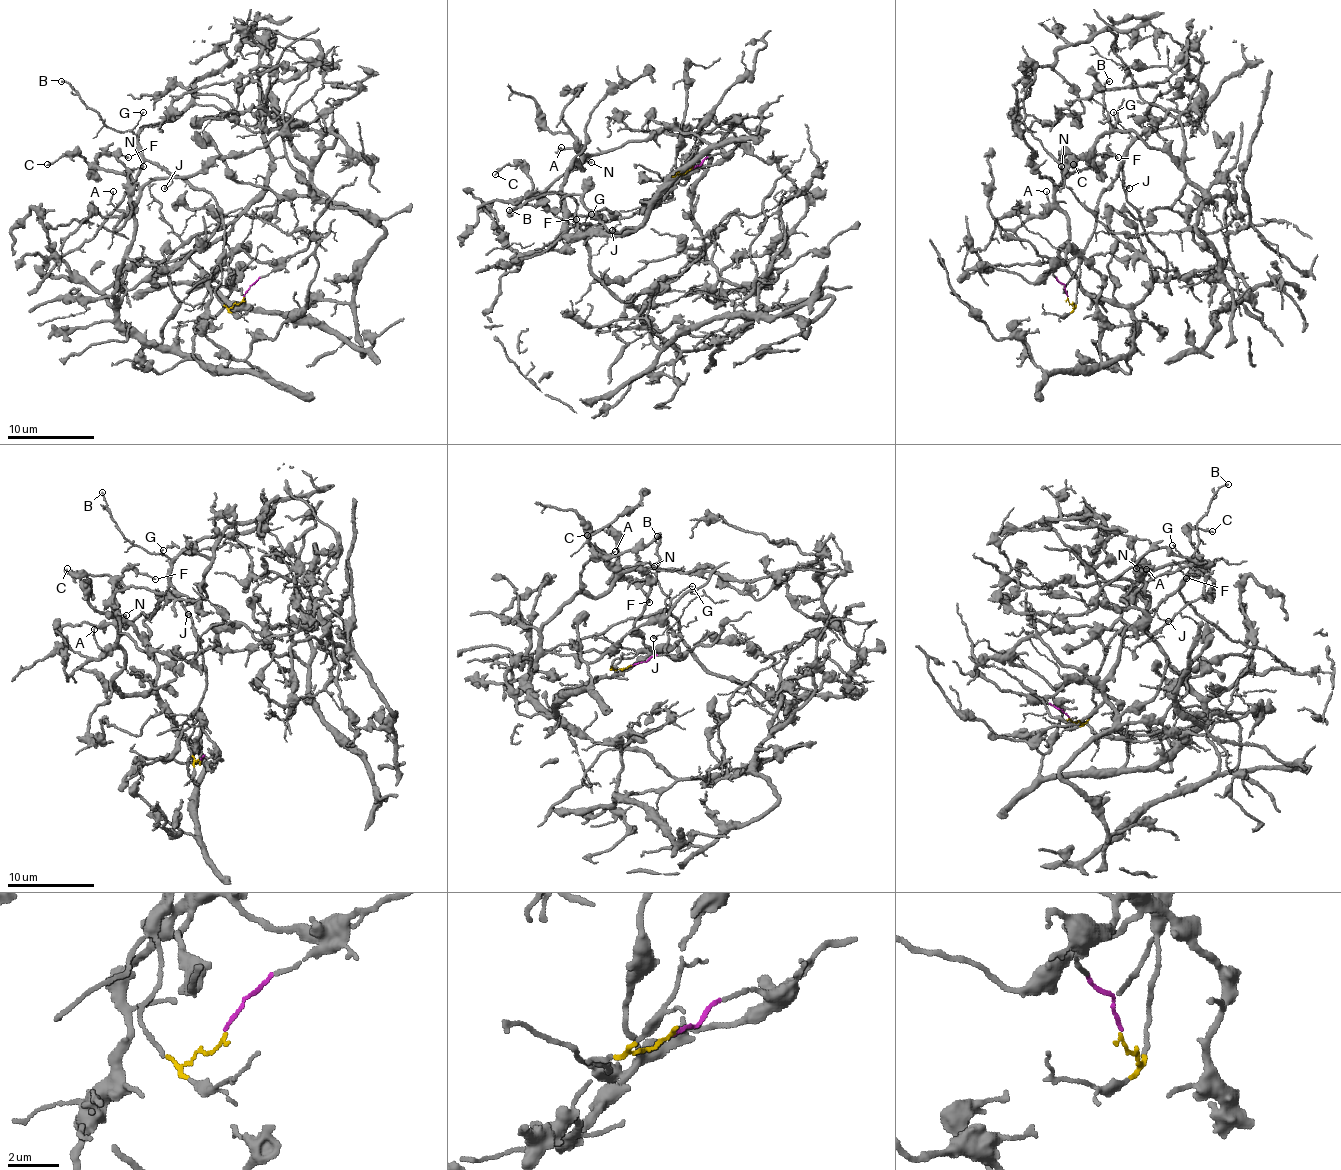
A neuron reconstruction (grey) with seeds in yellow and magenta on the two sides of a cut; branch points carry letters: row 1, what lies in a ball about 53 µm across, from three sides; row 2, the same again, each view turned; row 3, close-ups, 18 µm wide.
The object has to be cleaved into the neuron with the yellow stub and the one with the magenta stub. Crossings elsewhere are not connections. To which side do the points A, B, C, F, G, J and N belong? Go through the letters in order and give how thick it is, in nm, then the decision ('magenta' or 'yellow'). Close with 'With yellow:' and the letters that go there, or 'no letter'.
A: calibre 120 nm; magenta
B: calibre 120 nm; yellow
C: calibre 180 nm; magenta
F: calibre 140 nm; magenta
G: calibre 110 nm; yellow
J: calibre 160 nm; yellow
N: calibre 130 nm; magenta
With yellow: B, G, J

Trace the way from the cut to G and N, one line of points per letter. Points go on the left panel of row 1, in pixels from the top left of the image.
G: (244, 297), (226, 307), (215, 294), (224, 247), (218, 201), (142, 154), (133, 130), (144, 113)
N: (244, 297), (274, 268), (235, 251), (209, 277), (200, 362), (120, 323), (144, 167)

